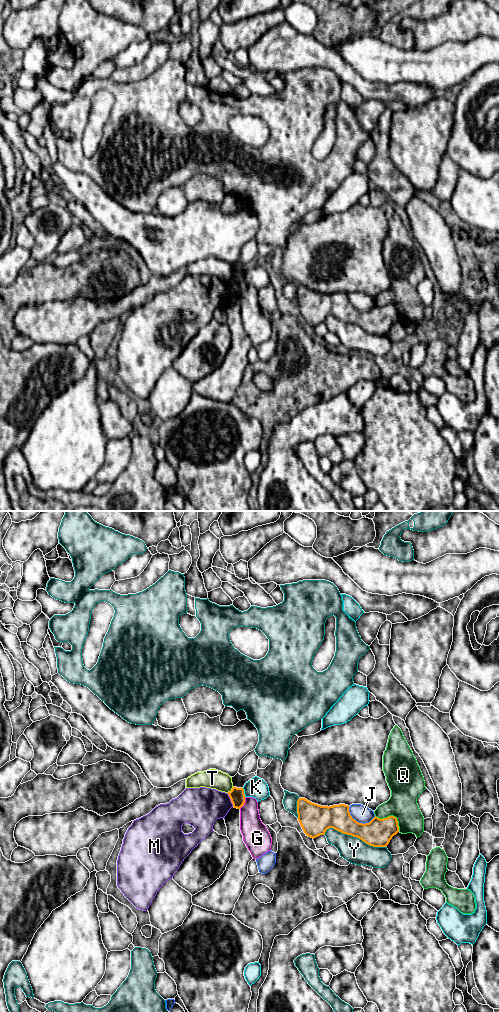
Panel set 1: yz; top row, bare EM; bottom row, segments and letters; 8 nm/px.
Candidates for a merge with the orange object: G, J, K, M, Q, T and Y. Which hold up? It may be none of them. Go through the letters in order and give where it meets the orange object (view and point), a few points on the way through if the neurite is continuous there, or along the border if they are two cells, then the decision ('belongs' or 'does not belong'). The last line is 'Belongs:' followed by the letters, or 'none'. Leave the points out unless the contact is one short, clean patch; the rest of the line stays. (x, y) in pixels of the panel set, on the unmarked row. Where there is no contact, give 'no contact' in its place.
G: yz (243, 291) | does not belong
J: yz (358, 310) | does not belong
K: yz (243, 281) | does not belong
M: yz (231, 288) | does not belong
Q: yz (392, 304) | does not belong
T: yz (231, 278) | along yz (233, 275), (227, 280) | does not belong
Y: yz (354, 324) | does not belong
Belongs: none

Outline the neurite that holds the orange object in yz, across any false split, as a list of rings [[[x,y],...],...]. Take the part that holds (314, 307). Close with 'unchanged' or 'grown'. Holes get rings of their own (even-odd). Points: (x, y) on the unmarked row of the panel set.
[[[299,286],[297,302],[304,321],[313,327],[333,316],[343,322],[357,325],[370,334],[387,335],[392,325],[399,320],[396,305],[380,307],[375,304],[369,311],[359,311],[352,306],[349,294],[345,292],[328,295]]] | unchanged

